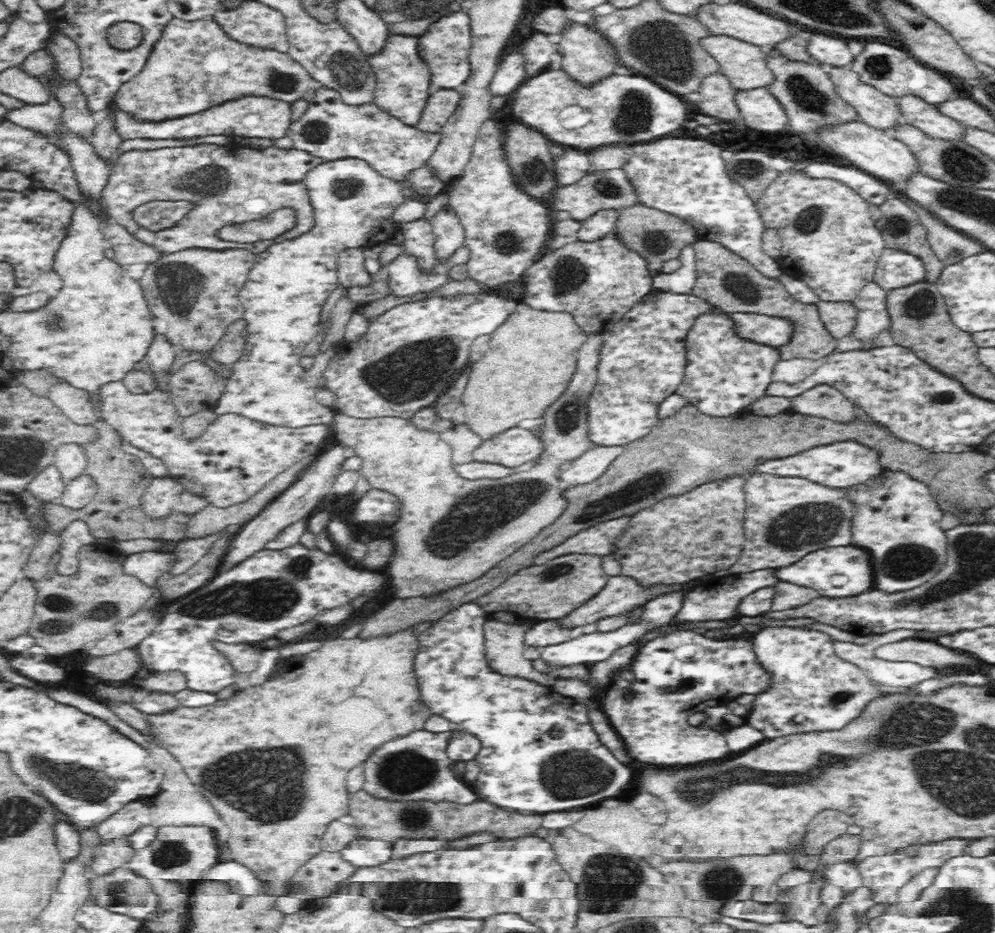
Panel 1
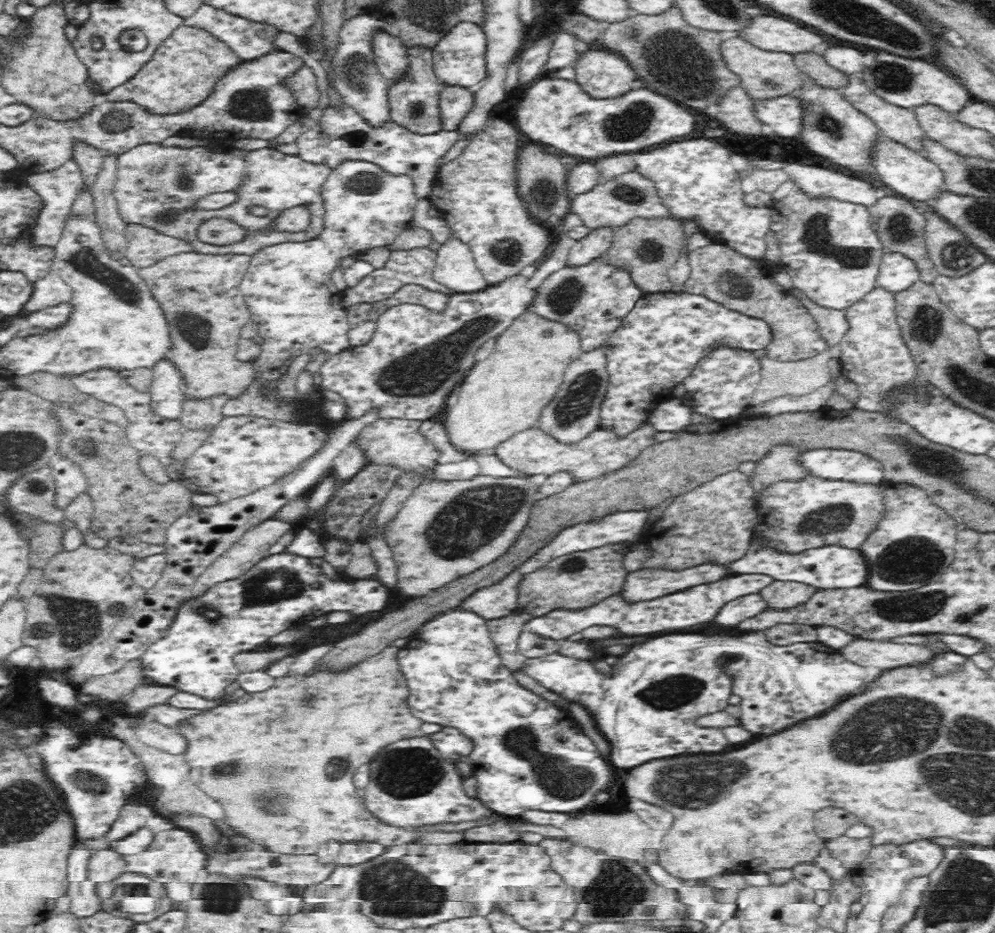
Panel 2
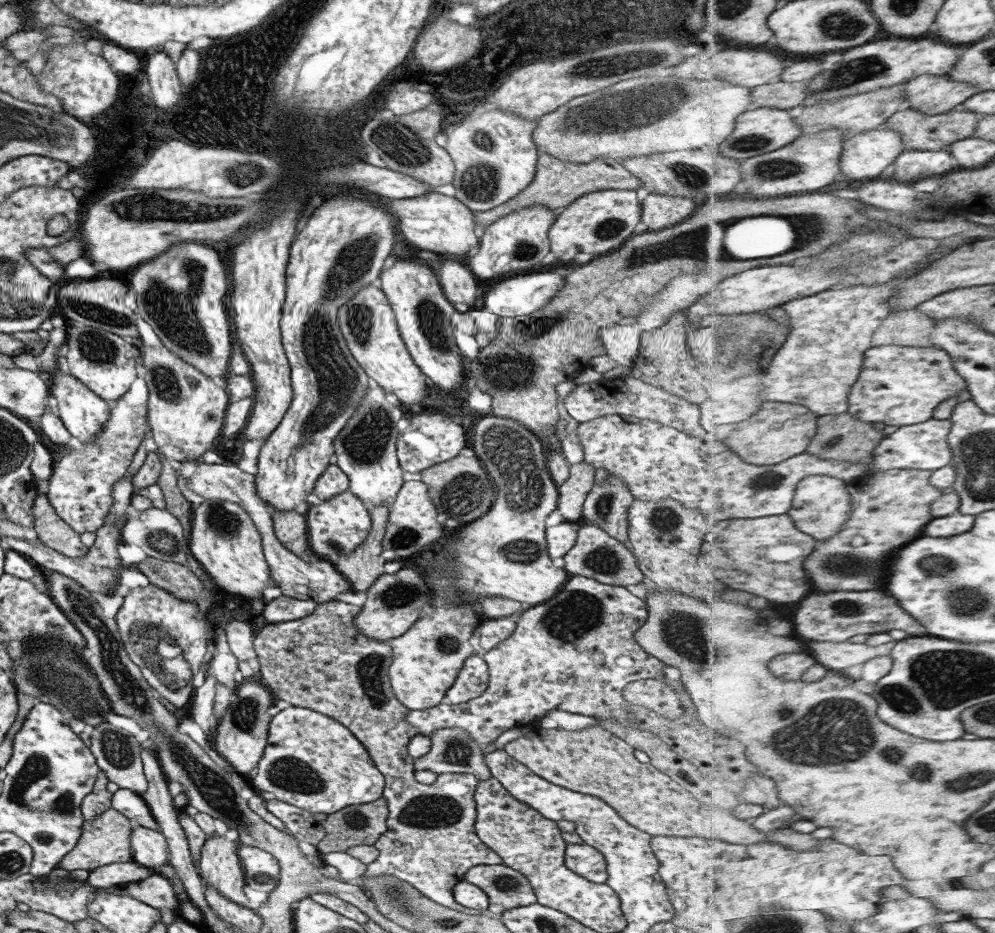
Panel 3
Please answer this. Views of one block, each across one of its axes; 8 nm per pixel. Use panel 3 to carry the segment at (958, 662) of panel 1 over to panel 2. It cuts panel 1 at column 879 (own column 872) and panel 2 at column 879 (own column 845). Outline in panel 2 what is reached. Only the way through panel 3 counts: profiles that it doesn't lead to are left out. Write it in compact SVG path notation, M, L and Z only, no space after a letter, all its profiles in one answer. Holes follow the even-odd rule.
M860 637L853 638L842 650L837 650L848 662L864 669L869 666L882 671L906 666L910 662L924 662L930 658L930 650L912 644L894 644L894 642L870 642Z

